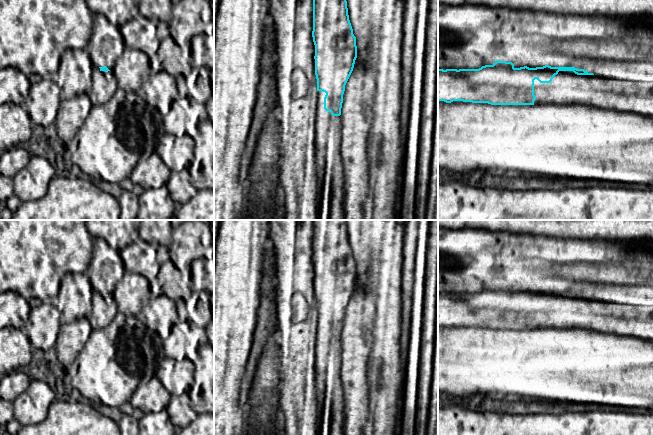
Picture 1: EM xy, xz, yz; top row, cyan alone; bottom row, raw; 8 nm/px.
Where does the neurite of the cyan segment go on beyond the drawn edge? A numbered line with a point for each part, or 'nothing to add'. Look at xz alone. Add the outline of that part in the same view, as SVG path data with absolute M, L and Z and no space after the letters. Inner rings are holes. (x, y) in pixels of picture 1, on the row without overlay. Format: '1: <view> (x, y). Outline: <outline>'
1: xz (330, 397). Outline: M317 315L318 337L316 339L316 390L318 405L318 424L317 430L321 429L321 416L324 412L330 413L330 434L344 435L344 392L340 379L341 369L341 342L333 340L330 335L324 333L324 321L326 317Z

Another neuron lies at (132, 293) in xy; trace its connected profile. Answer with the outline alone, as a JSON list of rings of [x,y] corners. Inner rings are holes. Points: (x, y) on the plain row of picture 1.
[[[125,272],[113,292],[118,312],[129,316],[136,316],[150,302],[149,281],[142,275]]]

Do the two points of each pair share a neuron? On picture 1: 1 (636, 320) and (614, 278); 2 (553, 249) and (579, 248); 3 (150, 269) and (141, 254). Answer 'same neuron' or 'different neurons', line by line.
1: different neurons
2: same neuron
3: same neuron

